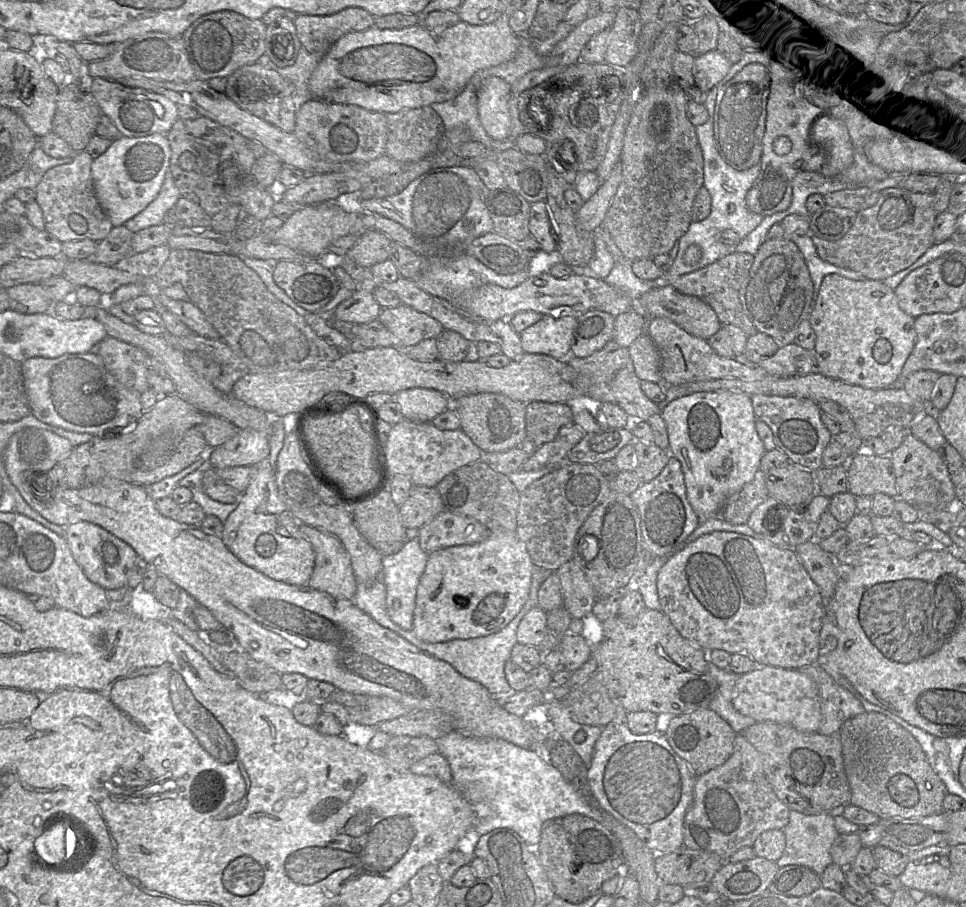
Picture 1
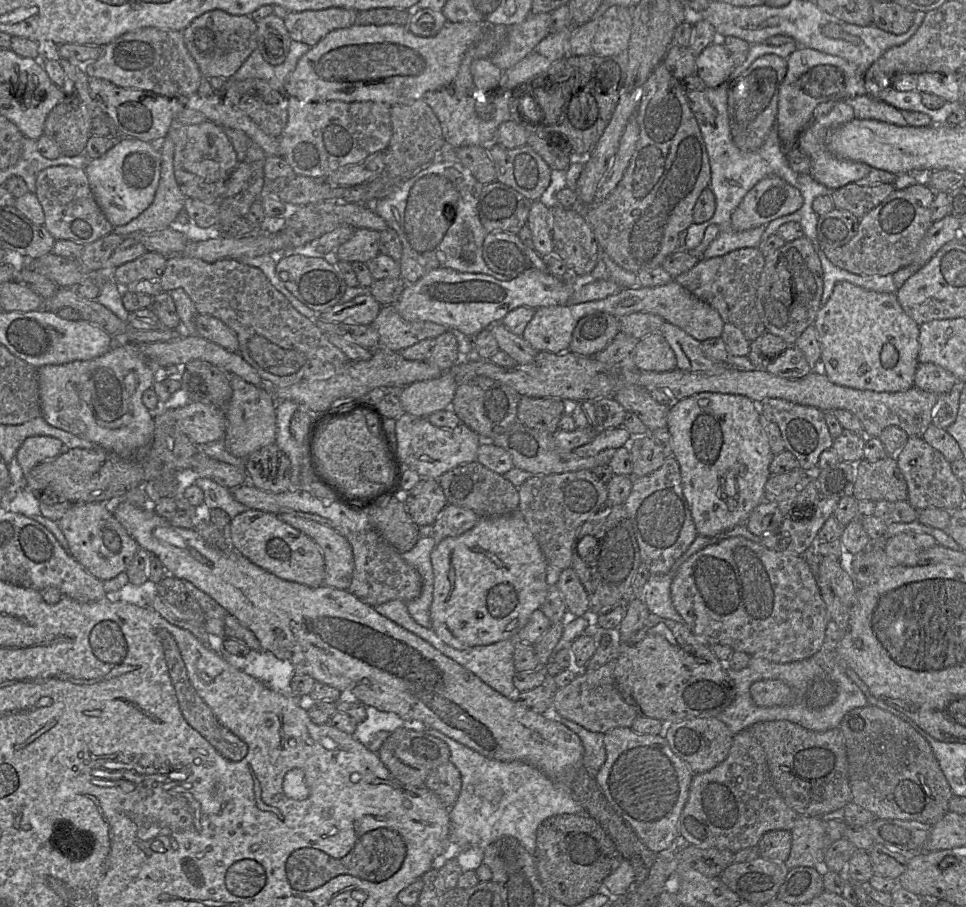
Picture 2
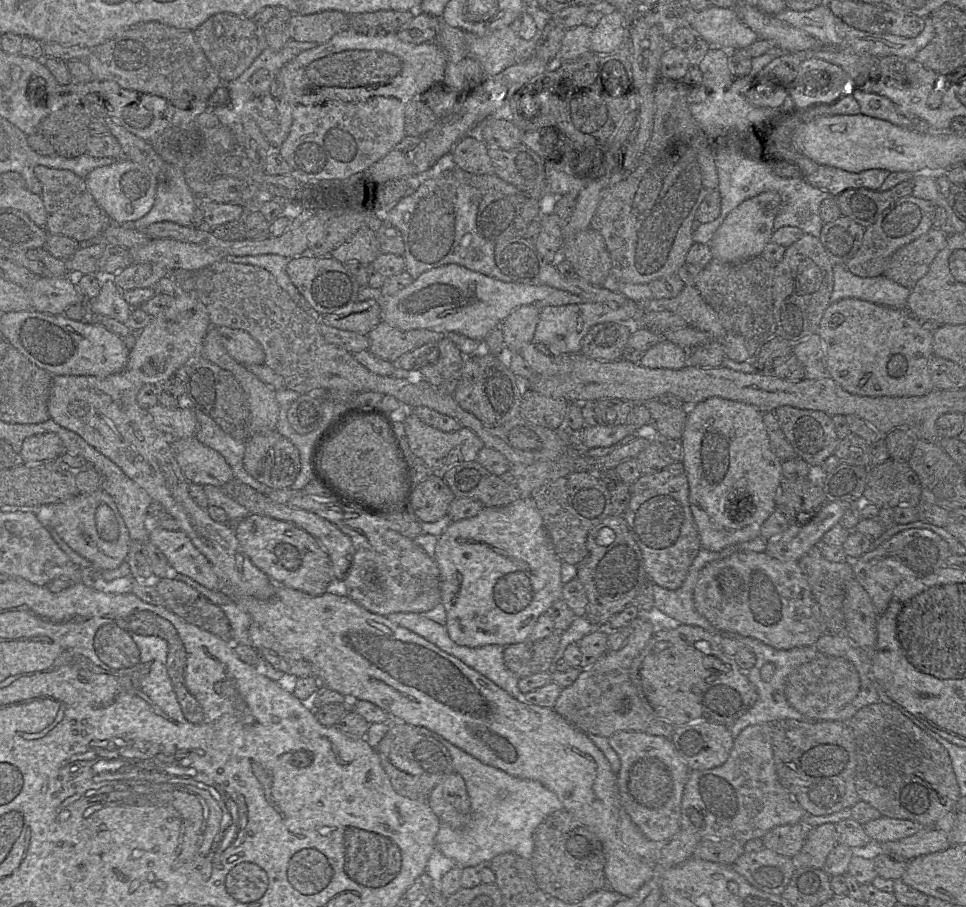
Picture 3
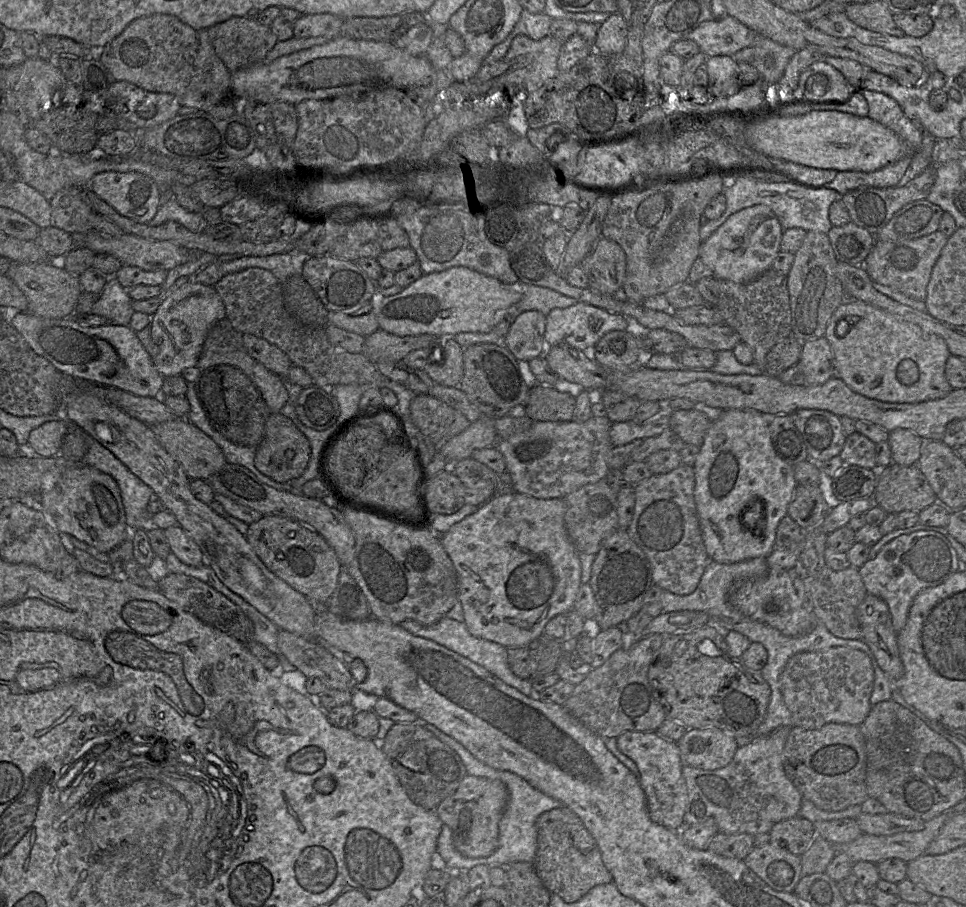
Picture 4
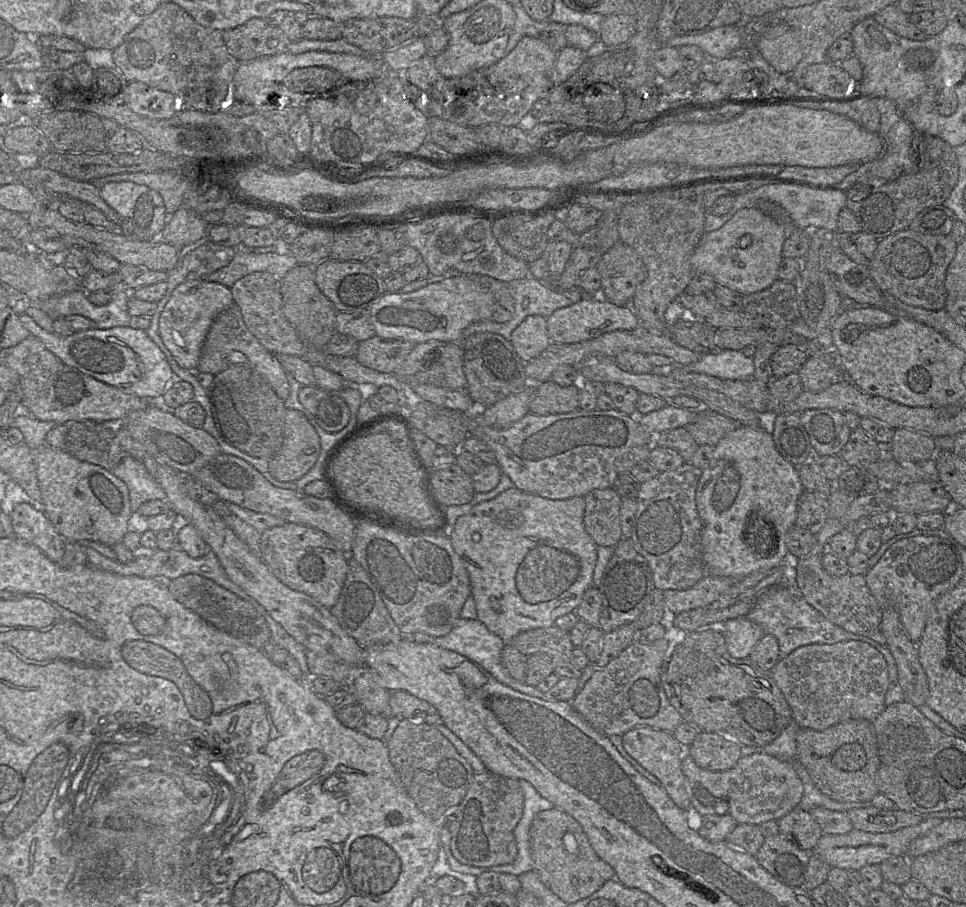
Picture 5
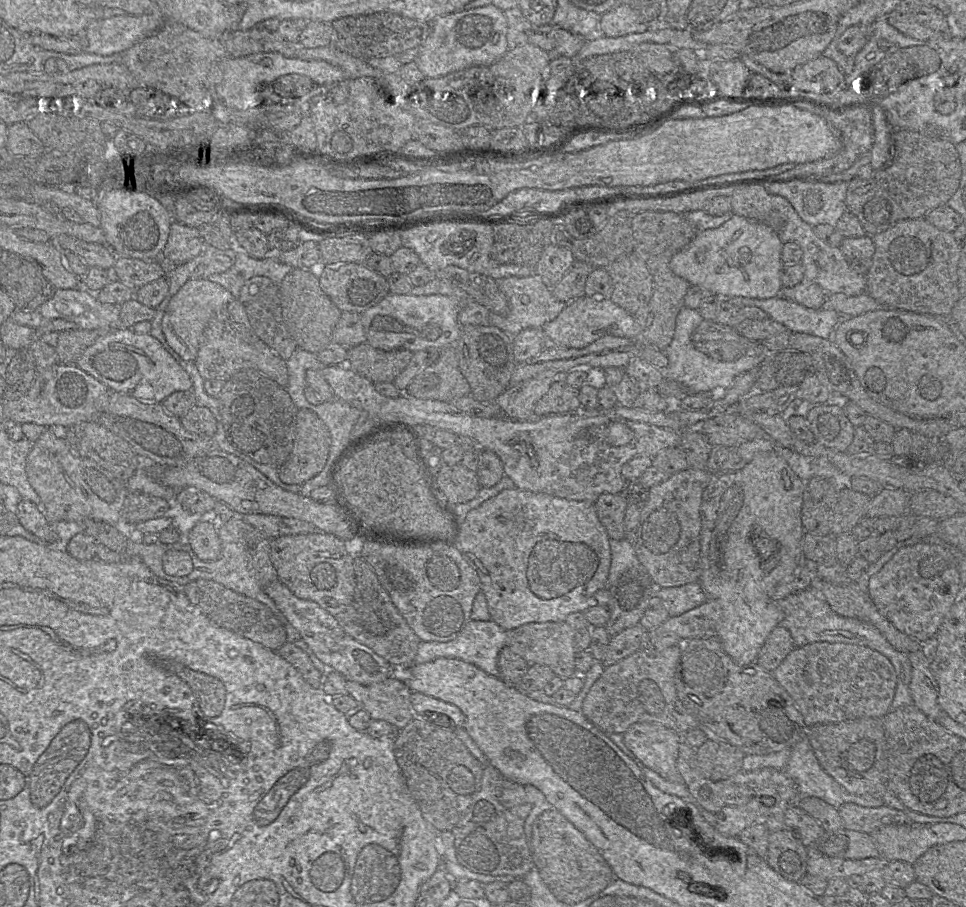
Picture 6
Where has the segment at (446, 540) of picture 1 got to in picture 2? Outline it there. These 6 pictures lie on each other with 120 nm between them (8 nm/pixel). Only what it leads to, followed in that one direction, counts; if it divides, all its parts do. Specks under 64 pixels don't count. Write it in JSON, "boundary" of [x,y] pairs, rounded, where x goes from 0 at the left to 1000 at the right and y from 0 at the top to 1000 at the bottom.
{"boundary":[[[464,556],[448,577],[448,593],[451,599],[463,593],[475,591],[490,582],[496,569],[487,561]]]}

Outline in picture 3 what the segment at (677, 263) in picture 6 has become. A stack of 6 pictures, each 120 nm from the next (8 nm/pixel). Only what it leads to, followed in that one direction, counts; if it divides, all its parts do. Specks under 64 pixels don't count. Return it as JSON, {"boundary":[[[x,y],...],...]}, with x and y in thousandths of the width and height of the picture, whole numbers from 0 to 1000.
{"boundary":[[[792,211],[770,221],[752,238],[734,268],[738,286],[748,290],[765,290],[787,282],[798,266],[801,241],[808,228],[810,219],[803,211]]]}

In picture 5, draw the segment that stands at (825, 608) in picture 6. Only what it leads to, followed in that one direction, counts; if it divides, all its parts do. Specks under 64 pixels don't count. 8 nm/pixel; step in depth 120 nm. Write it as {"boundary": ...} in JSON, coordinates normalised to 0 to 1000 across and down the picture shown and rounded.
{"boundary":[[[803,645],[793,649],[781,665],[772,680],[786,689],[792,699],[803,702],[806,710],[807,728],[823,716],[837,710],[864,710],[873,707],[891,707],[909,717],[918,731],[920,757],[916,766],[916,776],[936,773],[936,764],[930,751],[928,729],[917,711],[892,700],[884,699],[857,685],[848,674],[836,666],[823,647]]]}

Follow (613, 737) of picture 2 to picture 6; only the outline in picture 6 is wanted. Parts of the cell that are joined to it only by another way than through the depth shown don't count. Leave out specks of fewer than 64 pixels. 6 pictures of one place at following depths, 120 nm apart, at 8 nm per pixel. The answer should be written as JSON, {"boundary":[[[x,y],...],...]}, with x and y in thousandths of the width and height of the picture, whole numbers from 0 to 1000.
{"boundary":[[[659,796],[646,808],[649,825],[684,857],[704,861],[701,836],[706,810],[681,797]]]}

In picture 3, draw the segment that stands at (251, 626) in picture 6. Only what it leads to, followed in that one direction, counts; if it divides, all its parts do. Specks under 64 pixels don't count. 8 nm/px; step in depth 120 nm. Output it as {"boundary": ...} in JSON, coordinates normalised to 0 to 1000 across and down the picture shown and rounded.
{"boundary":[[[173,636],[158,641],[174,673],[193,686],[218,697],[233,707],[238,707],[237,684],[225,667],[188,641]]]}

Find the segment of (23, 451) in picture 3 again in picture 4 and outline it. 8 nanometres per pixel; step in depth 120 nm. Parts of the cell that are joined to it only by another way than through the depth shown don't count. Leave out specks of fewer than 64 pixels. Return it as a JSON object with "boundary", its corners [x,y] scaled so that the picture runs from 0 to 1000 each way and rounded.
{"boundary":[[[50,465],[32,475],[29,498],[46,505],[62,501],[63,492],[72,471],[63,465]]]}

